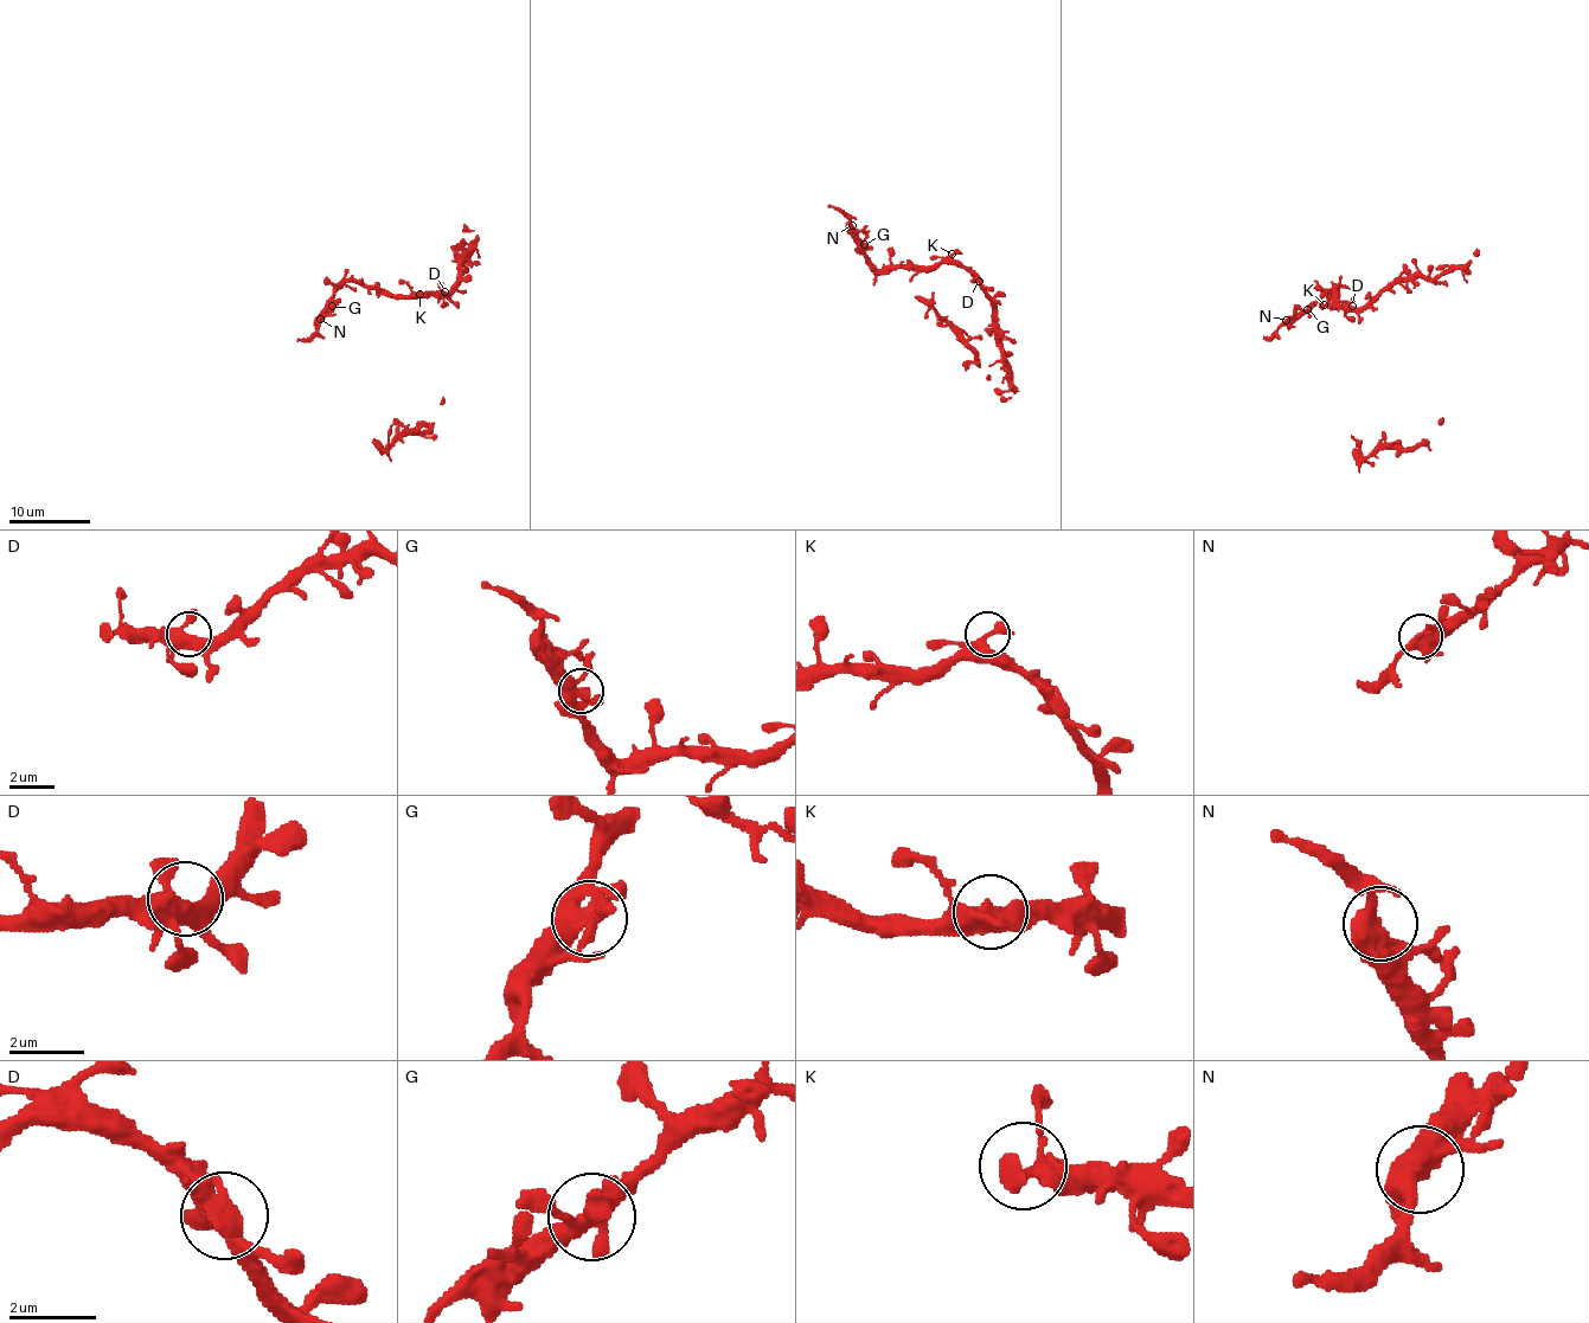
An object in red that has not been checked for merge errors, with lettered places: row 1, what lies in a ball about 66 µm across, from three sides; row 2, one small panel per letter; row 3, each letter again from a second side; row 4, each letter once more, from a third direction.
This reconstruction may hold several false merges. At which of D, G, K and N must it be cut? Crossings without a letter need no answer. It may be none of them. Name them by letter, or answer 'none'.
none

